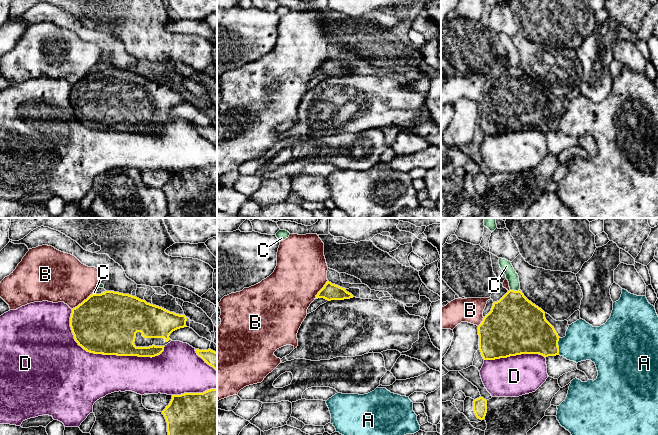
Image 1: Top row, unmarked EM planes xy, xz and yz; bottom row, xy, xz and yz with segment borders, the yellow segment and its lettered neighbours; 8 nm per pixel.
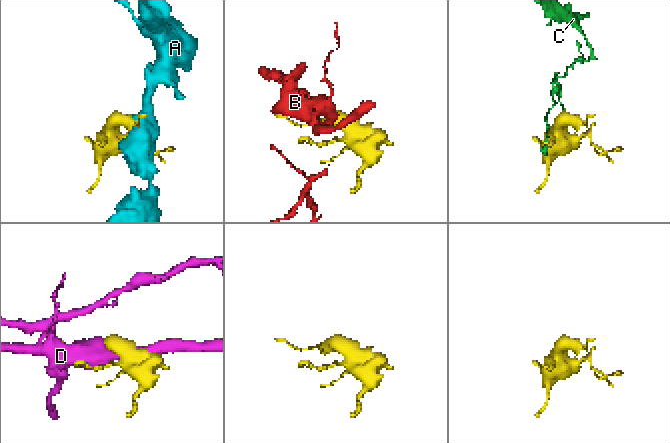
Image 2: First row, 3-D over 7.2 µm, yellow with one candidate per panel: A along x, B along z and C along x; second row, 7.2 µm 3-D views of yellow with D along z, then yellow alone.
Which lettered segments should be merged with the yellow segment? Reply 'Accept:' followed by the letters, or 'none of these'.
Accept: none of these

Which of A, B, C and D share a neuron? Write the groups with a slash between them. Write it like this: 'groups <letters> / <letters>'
groups A / B / C / D

